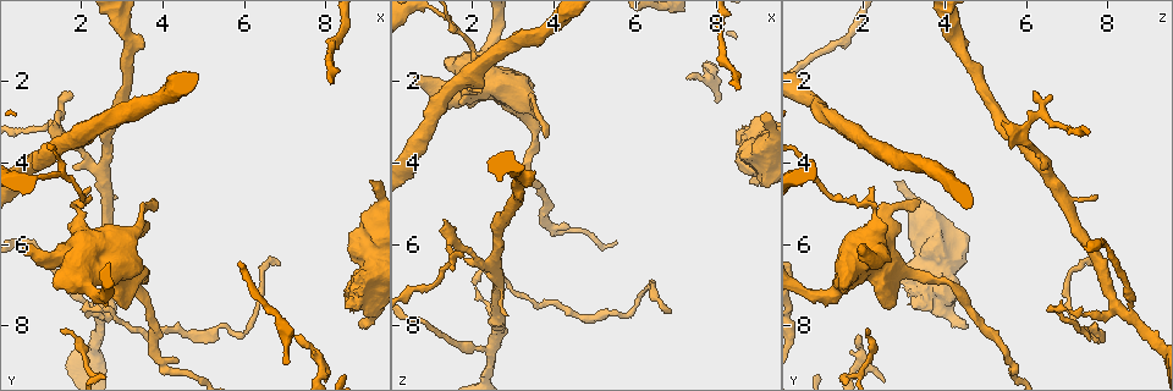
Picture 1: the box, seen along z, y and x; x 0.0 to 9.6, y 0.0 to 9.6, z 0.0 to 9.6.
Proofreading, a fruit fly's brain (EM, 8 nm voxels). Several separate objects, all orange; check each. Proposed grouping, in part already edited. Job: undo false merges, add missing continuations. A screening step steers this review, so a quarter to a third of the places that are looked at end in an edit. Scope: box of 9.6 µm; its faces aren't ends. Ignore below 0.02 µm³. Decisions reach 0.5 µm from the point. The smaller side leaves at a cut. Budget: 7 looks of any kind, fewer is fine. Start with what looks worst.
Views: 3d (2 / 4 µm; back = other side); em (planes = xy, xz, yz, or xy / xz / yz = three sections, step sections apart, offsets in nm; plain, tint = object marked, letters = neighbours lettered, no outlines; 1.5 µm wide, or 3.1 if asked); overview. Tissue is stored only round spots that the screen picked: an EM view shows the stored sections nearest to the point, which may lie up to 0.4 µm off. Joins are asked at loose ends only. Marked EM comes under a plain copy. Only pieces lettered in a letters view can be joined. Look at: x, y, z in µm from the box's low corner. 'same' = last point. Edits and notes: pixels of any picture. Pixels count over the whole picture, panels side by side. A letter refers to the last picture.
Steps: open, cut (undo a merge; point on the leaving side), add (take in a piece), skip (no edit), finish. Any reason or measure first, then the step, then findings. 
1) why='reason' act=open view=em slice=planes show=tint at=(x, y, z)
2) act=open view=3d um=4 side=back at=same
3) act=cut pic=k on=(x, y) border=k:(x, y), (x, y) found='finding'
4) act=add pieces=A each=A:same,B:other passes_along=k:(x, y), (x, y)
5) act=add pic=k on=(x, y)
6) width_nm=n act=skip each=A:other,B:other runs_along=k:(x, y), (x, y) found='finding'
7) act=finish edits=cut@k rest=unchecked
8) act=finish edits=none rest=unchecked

why='branch point' act=open view=em slice=xz step=8 show=tint at=(1.50, 3.35, 5.90)

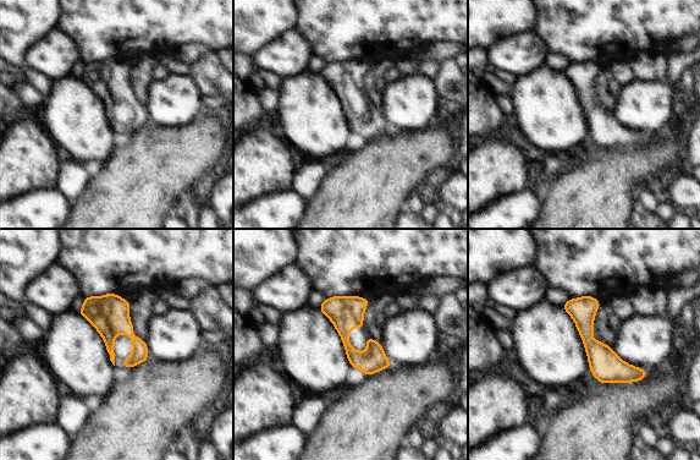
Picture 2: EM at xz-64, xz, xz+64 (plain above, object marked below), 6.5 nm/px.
act=open view=em slice=planes show=letters at=same

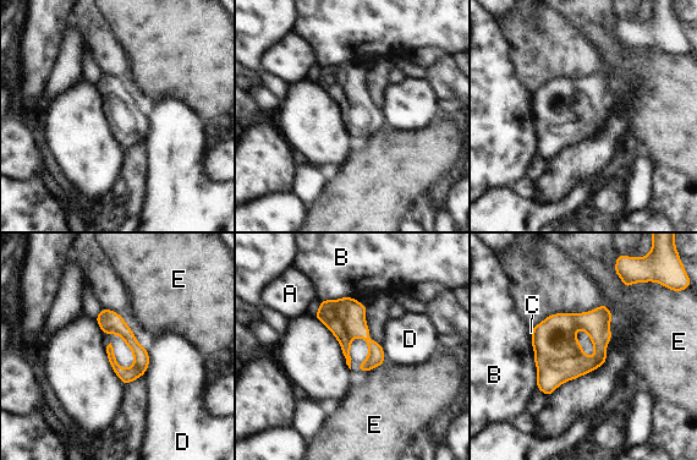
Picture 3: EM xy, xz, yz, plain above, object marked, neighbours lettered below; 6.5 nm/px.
width_nm=110 act=skip each=A:other,B:other,C:other,D:other,E:other border=3:(602, 304), (613, 315), (612, 338) found='continuous, no second neuron'

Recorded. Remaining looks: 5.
why='an open end' act=open view=em slice=planes show=tint at=(9.15, 4.50, 2.95)

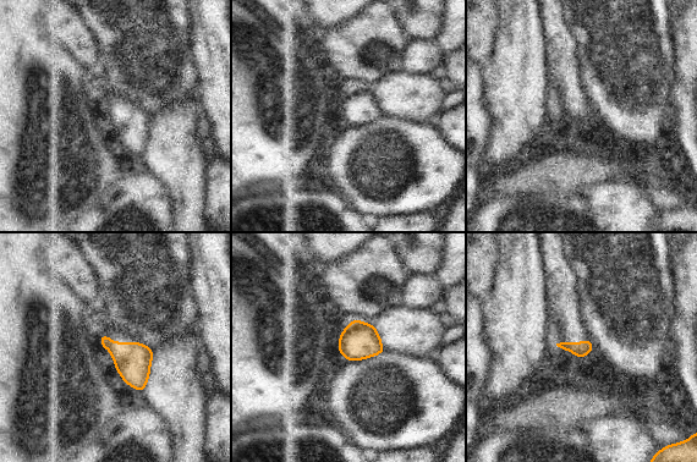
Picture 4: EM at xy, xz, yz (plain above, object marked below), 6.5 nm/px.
why='see the neighbours' act=open view=em slice=planes show=letters at=same

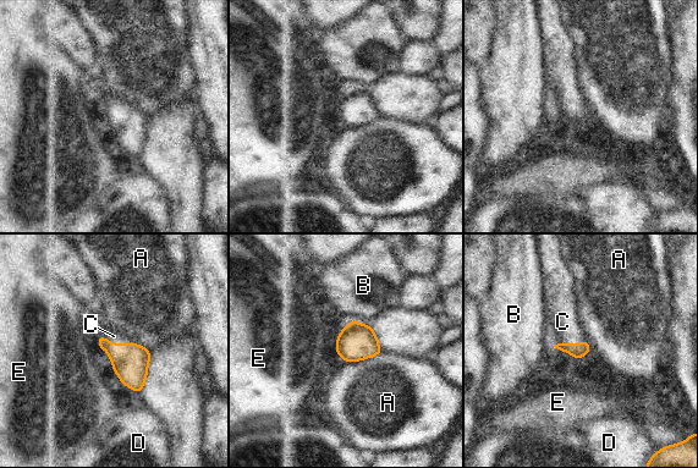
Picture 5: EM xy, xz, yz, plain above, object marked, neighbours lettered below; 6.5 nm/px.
act=add pieces=C each=A:other,B:other,C:same,D:other,E:other found='the neuron continues'

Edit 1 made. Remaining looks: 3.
why='two arms in line, one across' act=open view=3d um=4 at=(1.55, 4.30, 0.75)

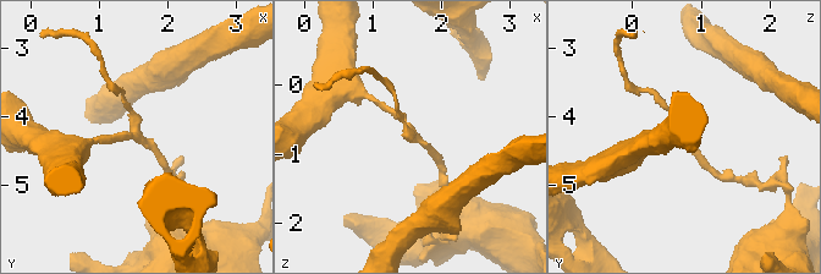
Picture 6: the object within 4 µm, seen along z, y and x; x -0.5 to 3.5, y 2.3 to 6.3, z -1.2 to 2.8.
why='need the tissue' act=open view=em slice=yz step=8 show=letters at=(1.55, 4.30, 0.70)

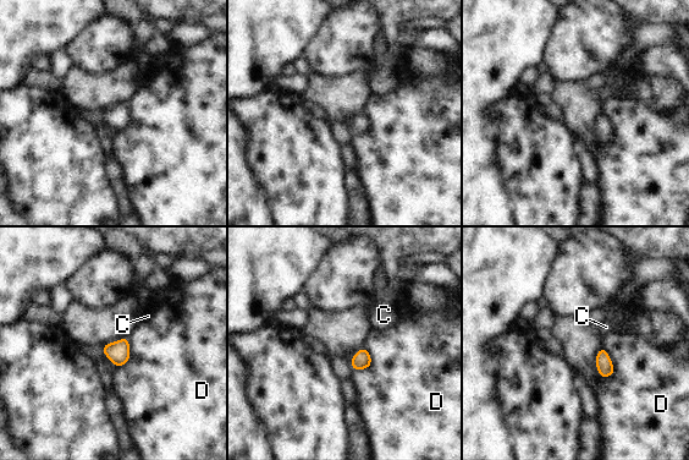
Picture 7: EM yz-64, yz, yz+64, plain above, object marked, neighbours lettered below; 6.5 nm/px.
act=open view=em slice=planes show=letters at=same

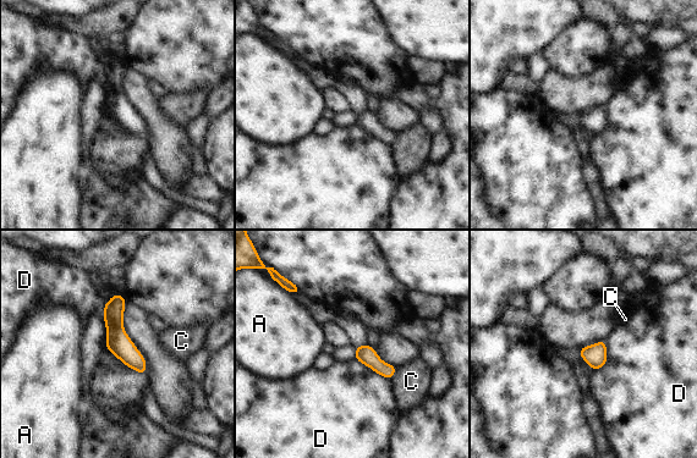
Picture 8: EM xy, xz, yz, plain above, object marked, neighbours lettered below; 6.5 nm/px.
arms=3 act=skip each=A:other,C:other,D:other found='continuous, no second neuron'

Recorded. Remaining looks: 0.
act=finish edits=add@5 rest=unchecked

